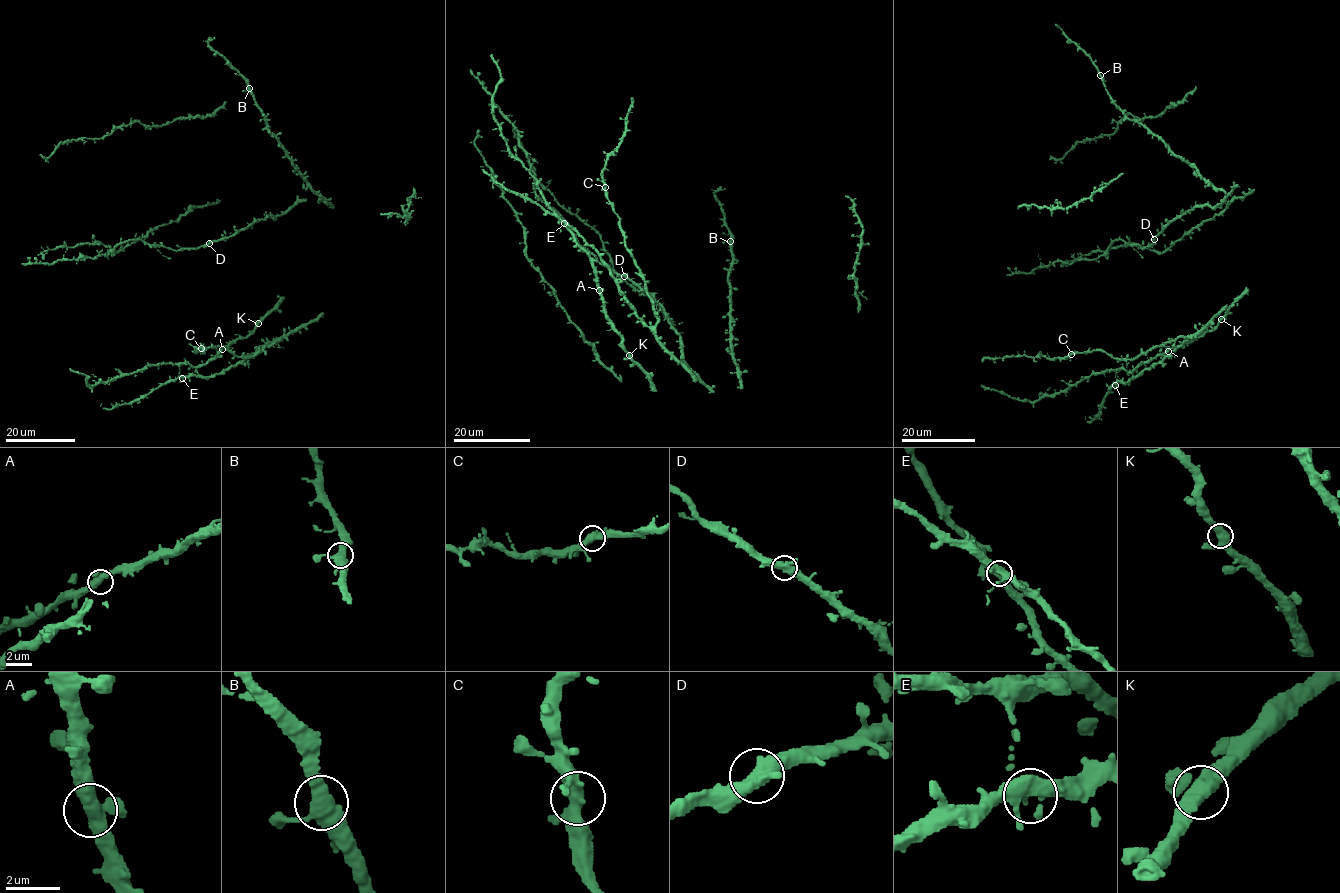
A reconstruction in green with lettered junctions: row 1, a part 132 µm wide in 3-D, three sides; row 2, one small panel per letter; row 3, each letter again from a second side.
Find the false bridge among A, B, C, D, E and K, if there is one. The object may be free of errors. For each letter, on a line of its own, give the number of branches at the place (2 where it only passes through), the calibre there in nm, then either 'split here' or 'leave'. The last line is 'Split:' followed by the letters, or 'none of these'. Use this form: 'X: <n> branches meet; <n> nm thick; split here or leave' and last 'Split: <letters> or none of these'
A: 3 branches meet; 380 nm thick; leave
B: 3 branches meet; 380 nm thick; leave
C: 4 branches meet; 400 nm thick; leave
D: 3 branches meet; 400 nm thick; leave
E: 4 branches meet; 380 nm thick; leave
K: 3 branches meet; 380 nm thick; leave
Split: none of these

